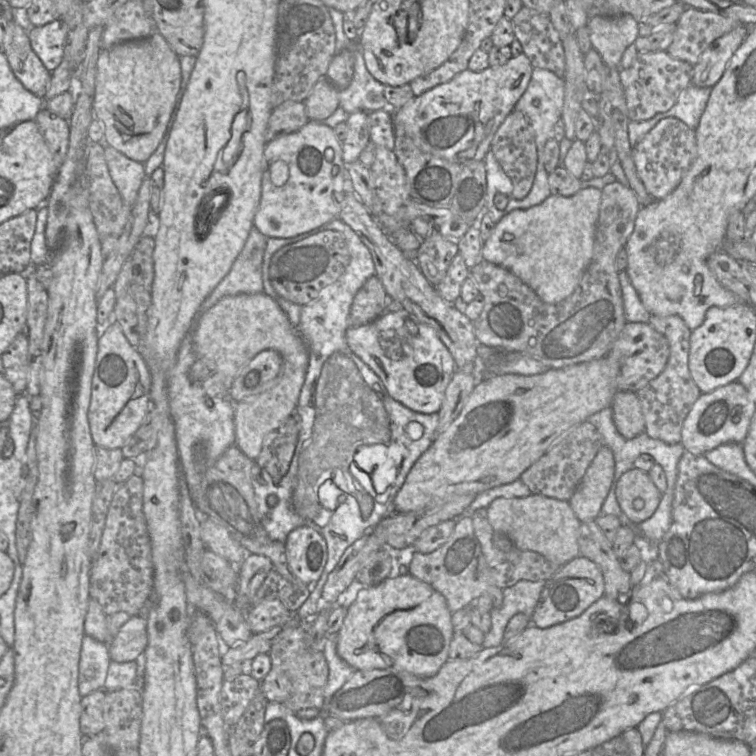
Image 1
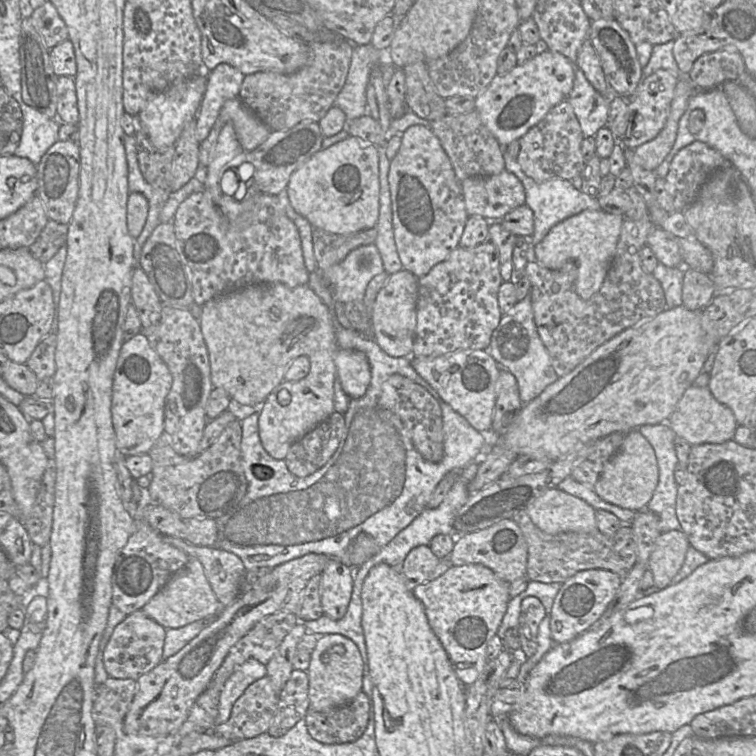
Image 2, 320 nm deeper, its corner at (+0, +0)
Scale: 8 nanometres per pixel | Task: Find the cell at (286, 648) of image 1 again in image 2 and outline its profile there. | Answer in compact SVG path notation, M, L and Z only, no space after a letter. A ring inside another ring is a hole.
M359 692L349 703L325 712L312 711L304 717L310 736L323 744L354 742L366 730L370 718L371 700Z

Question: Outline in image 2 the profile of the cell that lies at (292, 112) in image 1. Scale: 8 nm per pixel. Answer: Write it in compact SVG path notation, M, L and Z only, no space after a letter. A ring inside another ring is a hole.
M302 121L288 130L272 130L267 140L258 146L255 150L244 151L239 154L231 163L225 166L222 171L224 179L228 175L235 178L232 170L225 170L231 167L237 167L244 161L253 165L254 177L253 186L258 193L271 195L279 194L286 189L292 173L302 166L312 155L322 149L323 135L318 122Z

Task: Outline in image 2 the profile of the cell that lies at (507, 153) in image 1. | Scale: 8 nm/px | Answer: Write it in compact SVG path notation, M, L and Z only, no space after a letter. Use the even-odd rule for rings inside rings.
M564 100L518 139L520 151L516 160L522 171L537 182L553 178L570 180L581 175L584 167L585 160L581 152L584 137L572 105Z

